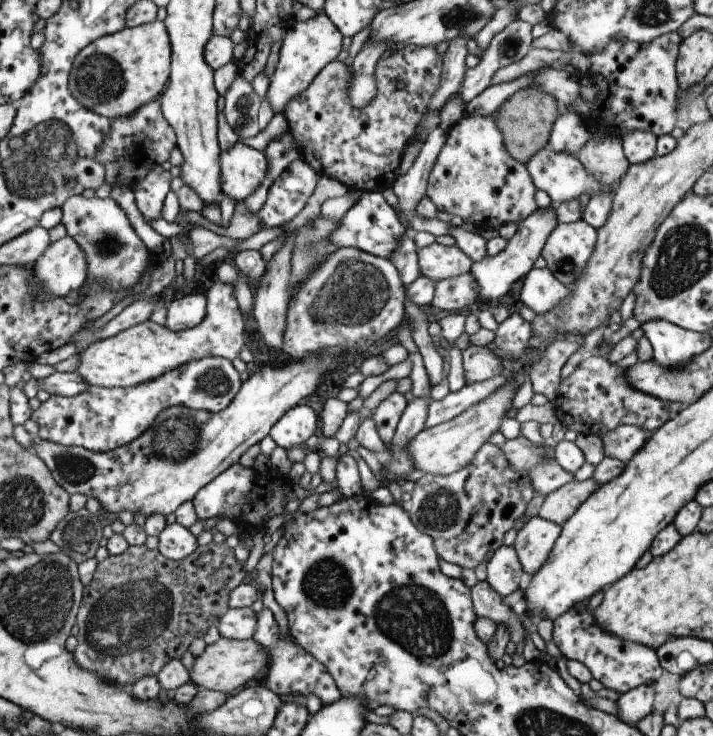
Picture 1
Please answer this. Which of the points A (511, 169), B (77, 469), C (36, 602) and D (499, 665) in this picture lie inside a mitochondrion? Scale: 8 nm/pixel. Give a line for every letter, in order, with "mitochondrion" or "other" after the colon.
A: other
B: mitochondrion
C: mitochondrion
D: other

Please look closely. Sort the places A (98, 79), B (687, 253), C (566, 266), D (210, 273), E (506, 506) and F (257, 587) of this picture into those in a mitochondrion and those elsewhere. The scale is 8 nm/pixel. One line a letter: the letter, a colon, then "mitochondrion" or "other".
A: mitochondrion
B: mitochondrion
C: mitochondrion
D: other
E: other
F: other

